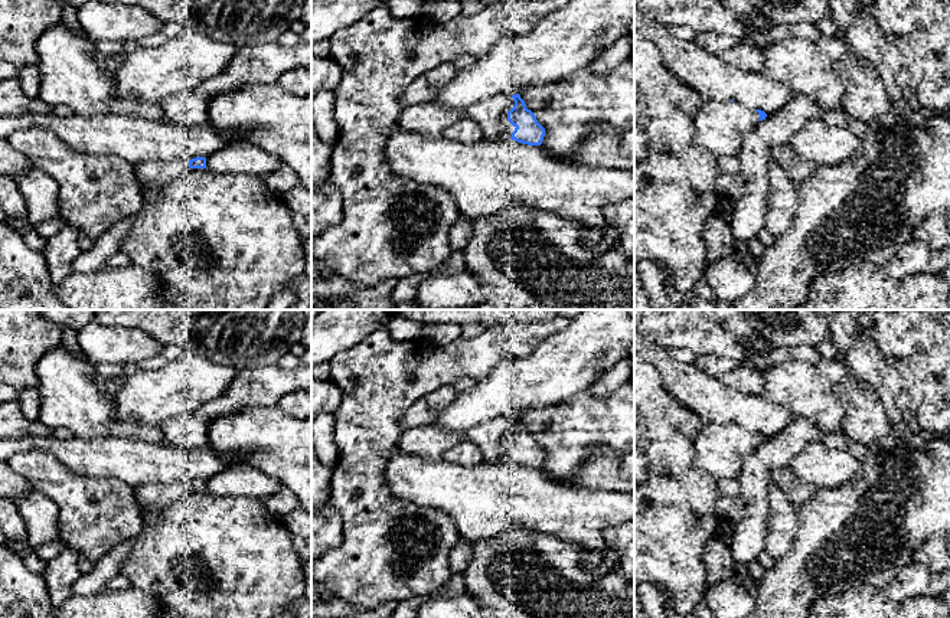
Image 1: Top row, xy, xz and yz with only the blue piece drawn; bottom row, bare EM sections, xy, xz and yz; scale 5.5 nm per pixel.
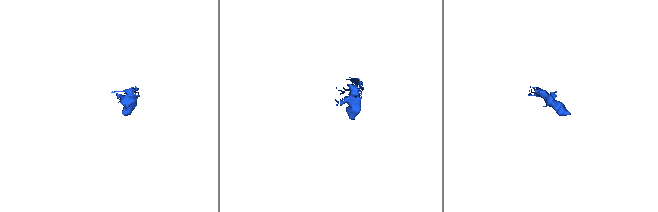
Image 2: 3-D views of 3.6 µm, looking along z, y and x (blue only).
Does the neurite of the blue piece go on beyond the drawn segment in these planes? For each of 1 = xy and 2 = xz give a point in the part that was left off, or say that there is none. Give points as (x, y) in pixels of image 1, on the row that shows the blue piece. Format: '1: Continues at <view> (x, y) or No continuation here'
1: Continues at xy (159, 172)
2: No continuation here

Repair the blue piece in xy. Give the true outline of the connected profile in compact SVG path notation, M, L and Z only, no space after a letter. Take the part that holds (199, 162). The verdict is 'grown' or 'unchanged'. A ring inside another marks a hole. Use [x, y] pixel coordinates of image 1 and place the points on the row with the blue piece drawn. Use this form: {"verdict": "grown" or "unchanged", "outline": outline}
{"verdict": "grown", "outline": "M206 158L148 160L134 166L134 176L144 192L147 186L163 187L187 169L206 169Z"}

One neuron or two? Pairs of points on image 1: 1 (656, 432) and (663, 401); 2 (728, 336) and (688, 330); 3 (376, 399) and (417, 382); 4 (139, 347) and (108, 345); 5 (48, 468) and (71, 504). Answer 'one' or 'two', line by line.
1: two
2: one
3: one
4: one
5: one

